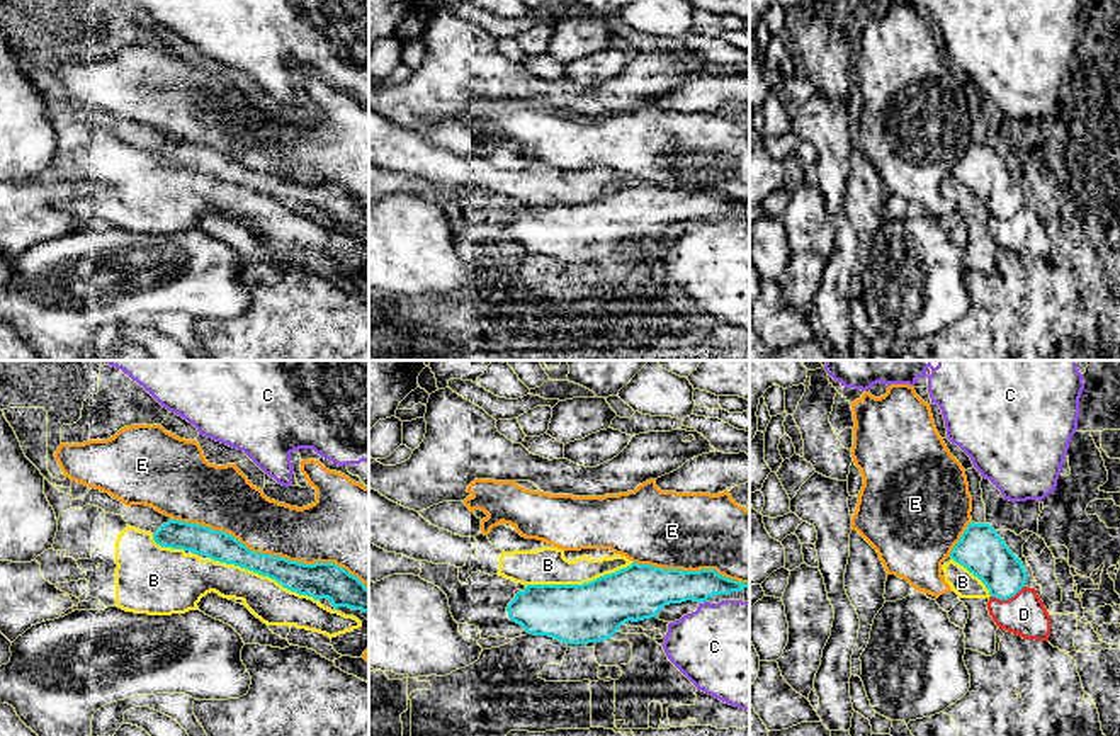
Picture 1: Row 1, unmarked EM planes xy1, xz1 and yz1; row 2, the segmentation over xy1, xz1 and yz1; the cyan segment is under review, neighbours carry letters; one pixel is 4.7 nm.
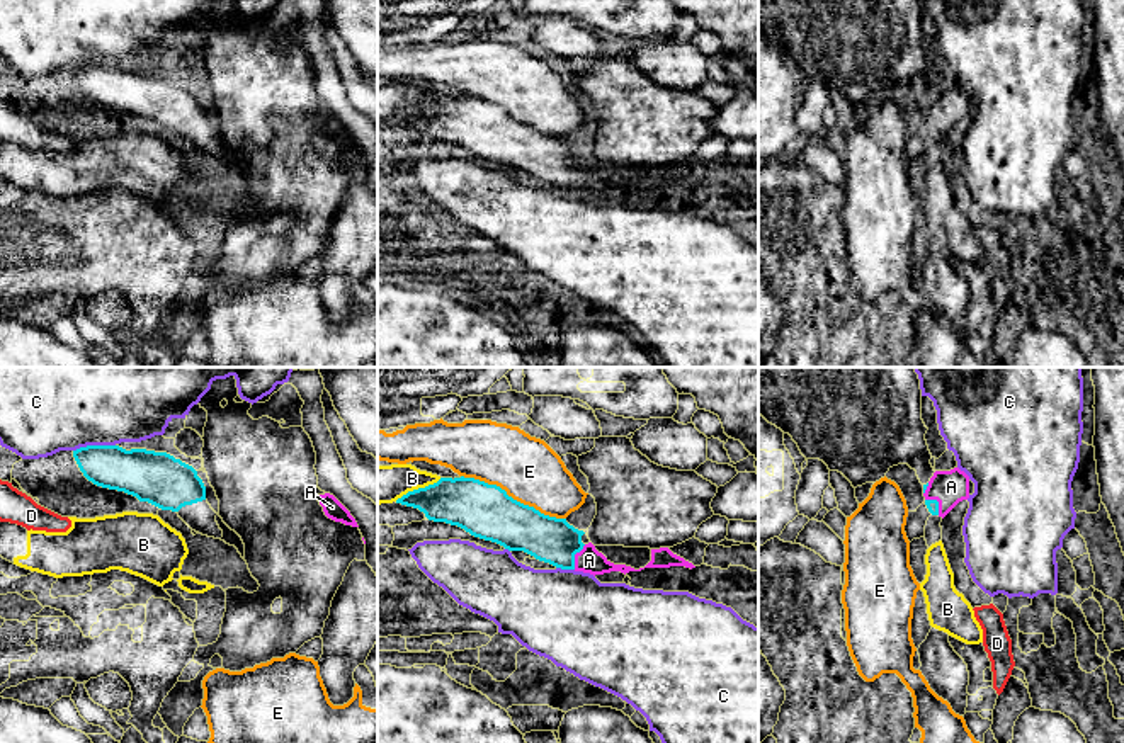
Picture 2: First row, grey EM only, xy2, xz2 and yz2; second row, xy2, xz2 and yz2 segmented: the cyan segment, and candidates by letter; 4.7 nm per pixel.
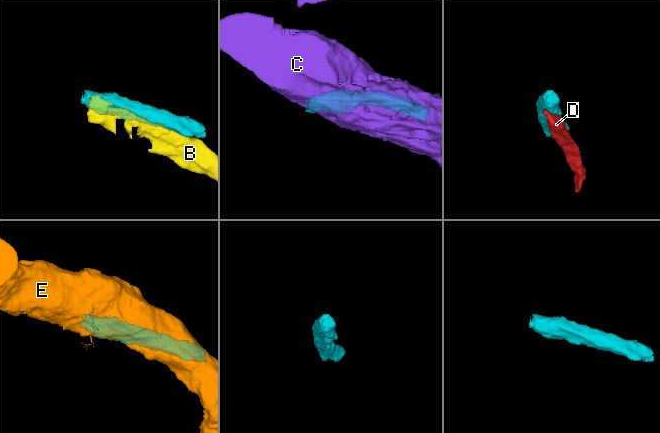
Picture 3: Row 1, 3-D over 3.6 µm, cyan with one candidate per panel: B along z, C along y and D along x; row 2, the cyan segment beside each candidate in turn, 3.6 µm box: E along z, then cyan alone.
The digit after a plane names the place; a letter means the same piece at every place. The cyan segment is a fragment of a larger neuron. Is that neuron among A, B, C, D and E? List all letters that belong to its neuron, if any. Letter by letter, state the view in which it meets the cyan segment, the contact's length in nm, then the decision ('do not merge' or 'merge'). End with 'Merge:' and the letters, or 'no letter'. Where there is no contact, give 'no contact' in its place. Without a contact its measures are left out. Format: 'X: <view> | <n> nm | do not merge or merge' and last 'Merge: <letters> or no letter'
A: xz2 | 130 nm | merge
B: xz1 | 500 nm | do not merge
C: xy2 | 200 nm | do not merge
D: yz1 | 170 nm | do not merge
E: xy1 | 1000 nm | do not merge
Merge: A

